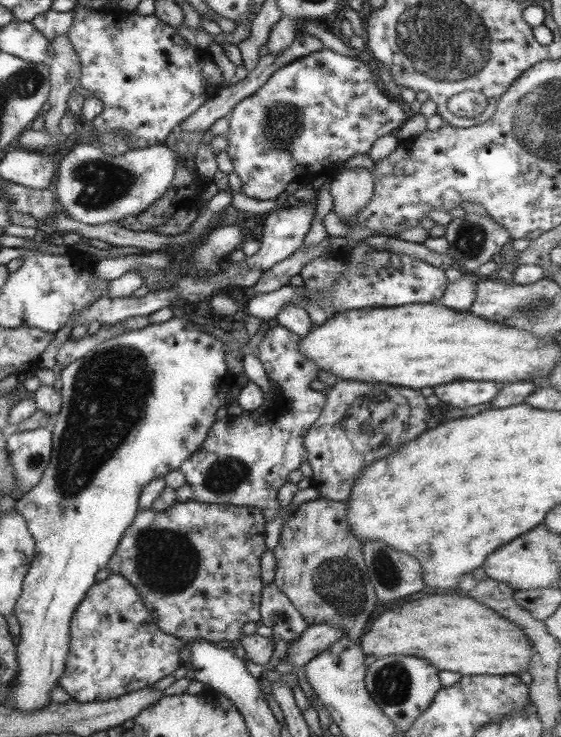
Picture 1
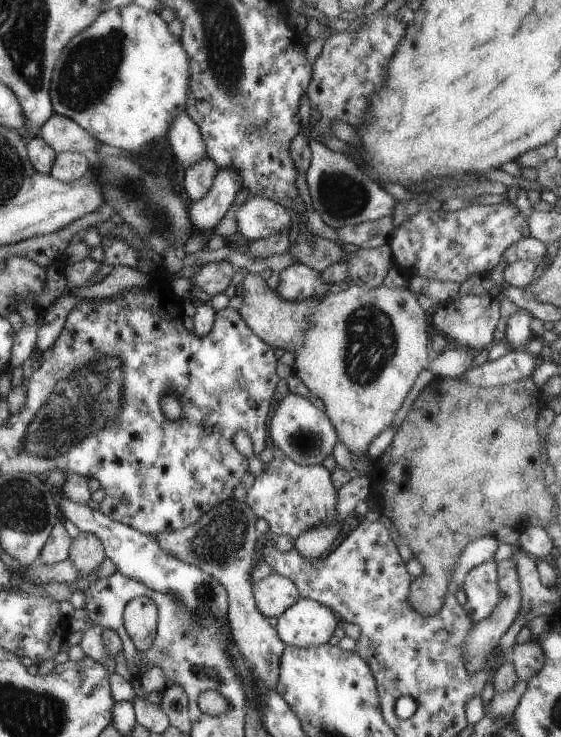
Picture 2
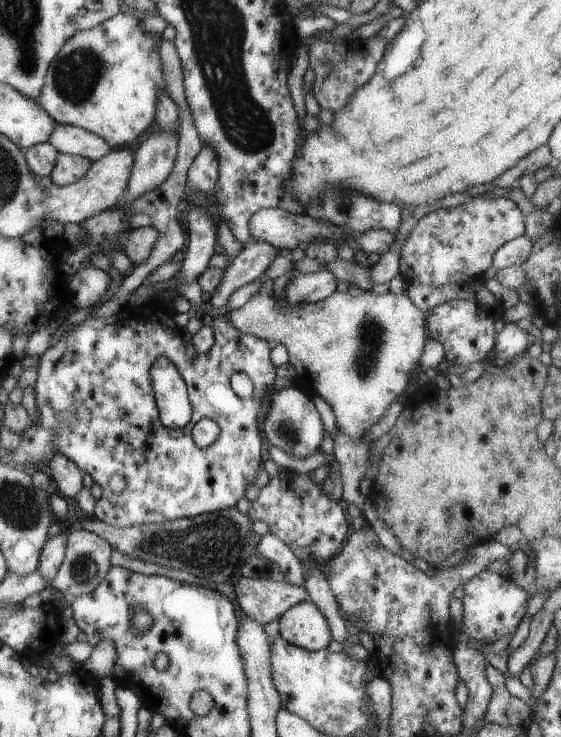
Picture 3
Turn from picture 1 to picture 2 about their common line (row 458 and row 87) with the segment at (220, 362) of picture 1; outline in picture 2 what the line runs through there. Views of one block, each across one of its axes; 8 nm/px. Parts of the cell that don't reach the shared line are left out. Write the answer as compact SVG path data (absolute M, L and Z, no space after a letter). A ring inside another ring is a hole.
M134 3L101 11L89 26L65 44L52 74L49 97L53 112L73 120L100 144L129 154L133 152L136 158L162 150L173 116L187 108L185 92L189 80L189 58L183 46L179 39L173 38L168 23L159 14L139 8Z

